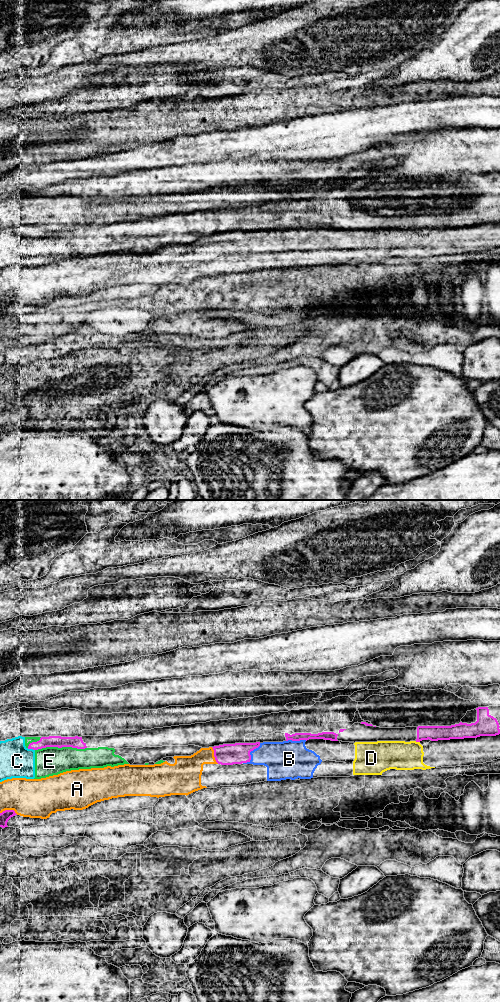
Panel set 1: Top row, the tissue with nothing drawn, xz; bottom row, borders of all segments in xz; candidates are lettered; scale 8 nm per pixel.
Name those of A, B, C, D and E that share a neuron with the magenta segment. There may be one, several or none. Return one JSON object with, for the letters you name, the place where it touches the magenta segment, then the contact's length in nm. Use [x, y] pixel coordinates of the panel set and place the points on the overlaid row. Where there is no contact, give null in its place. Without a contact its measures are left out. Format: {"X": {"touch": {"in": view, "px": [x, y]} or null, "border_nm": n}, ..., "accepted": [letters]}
{"accepted": []}

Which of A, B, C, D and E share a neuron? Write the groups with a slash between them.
A B D / C E

